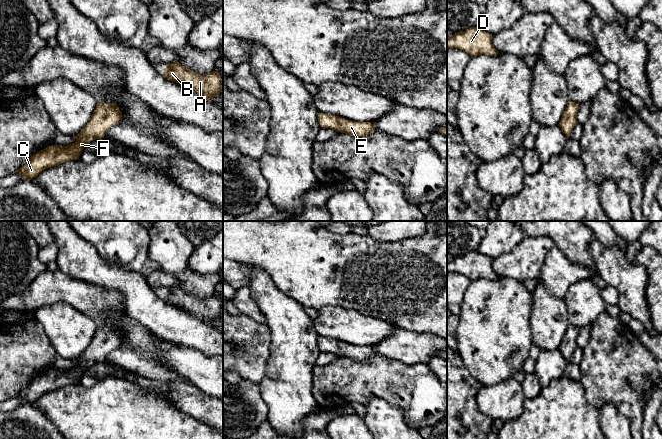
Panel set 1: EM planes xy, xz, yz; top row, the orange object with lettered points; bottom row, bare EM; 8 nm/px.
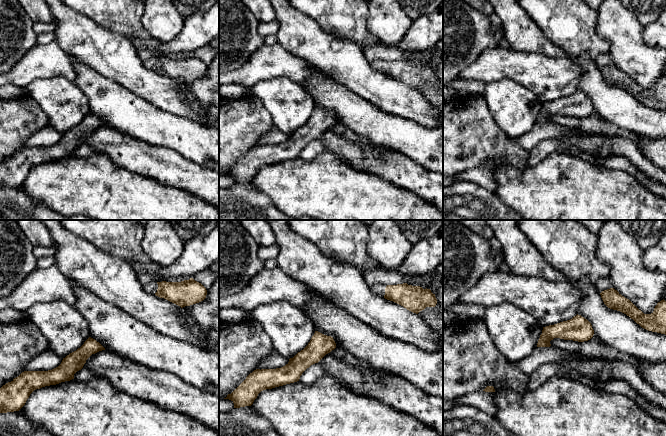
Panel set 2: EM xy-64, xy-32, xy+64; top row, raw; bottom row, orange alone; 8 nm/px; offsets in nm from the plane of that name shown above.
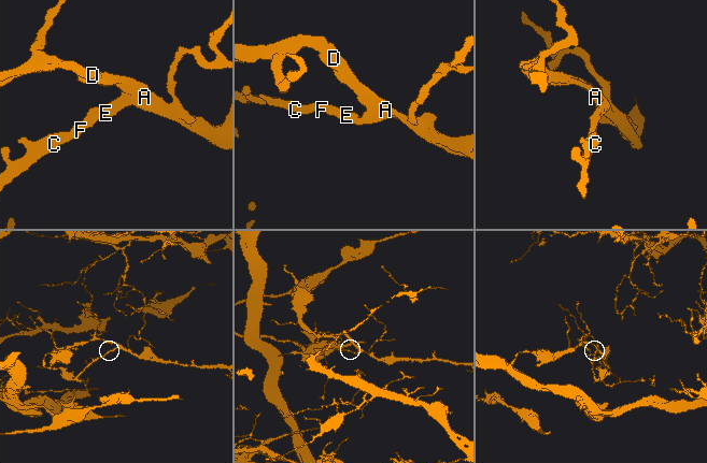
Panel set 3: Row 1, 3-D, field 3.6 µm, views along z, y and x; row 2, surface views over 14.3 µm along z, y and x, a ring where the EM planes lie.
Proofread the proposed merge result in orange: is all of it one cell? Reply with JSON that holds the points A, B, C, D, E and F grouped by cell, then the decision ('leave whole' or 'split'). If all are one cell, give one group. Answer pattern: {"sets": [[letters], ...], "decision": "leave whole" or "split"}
{"sets": [["A", "B", "C", "D", "E", "F"]], "decision": "leave whole"}

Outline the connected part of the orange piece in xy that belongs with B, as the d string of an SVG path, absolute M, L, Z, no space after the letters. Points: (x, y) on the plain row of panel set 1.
M175 286L166 289L163 301L197 316L209 326L212 326L214 321L221 316L222 303L217 295L198 299L181 287Z

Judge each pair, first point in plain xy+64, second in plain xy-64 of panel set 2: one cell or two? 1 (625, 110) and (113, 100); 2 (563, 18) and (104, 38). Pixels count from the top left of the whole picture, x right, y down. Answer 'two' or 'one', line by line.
1: two
2: two

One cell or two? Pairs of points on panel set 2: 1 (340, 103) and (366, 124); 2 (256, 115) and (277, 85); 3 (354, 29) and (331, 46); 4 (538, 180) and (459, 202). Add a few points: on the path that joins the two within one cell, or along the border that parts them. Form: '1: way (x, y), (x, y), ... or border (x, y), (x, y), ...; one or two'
1: way (346, 106), (360, 118); one
2: border (250, 92), (261, 101), (269, 113), (274, 126); two
3: border (321, 27), (353, 41), (361, 48); two
4: border (494, 192), (511, 208); two

